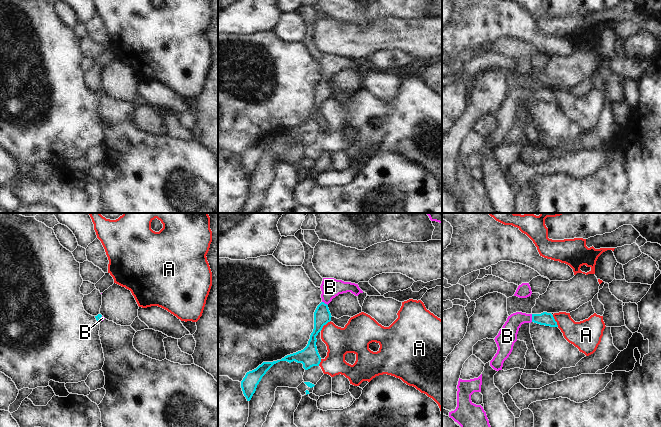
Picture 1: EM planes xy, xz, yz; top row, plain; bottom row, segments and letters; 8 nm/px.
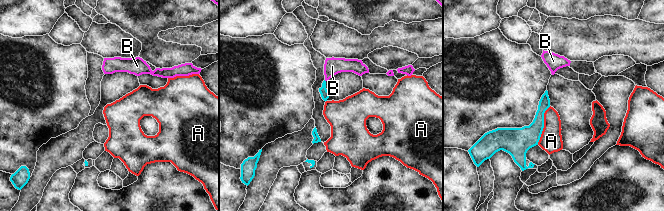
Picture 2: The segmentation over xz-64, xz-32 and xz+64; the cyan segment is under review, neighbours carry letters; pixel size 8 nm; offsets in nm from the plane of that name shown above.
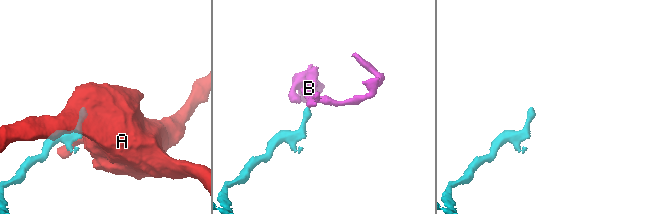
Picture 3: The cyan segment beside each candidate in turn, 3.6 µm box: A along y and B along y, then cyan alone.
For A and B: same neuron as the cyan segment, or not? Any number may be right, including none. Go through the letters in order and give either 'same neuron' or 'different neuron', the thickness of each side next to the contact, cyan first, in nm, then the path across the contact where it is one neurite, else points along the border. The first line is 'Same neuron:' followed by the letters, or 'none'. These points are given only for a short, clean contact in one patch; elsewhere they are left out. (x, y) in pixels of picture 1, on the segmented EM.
Same neuron: B
A: different neuron; 140 nm thick on the cyan side, 220 nm on the other; border along xz (330, 320), (320, 330)
B: same neuron; 110 nm thick on the cyan side, 160 nm on the other; runs through yz (547, 319), (532, 318), (522, 318), (507, 336)

